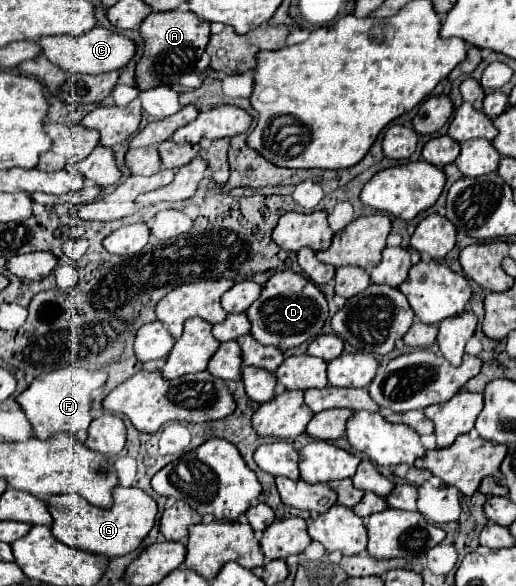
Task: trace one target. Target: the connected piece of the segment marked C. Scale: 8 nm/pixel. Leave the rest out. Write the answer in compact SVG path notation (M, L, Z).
M96 26L94 30L82 36L46 36L40 38L38 44L42 48L42 54L50 58L52 64L60 66L66 72L78 72L78 74L104 74L104 72L120 70L136 54L136 44L130 38L102 26Z

